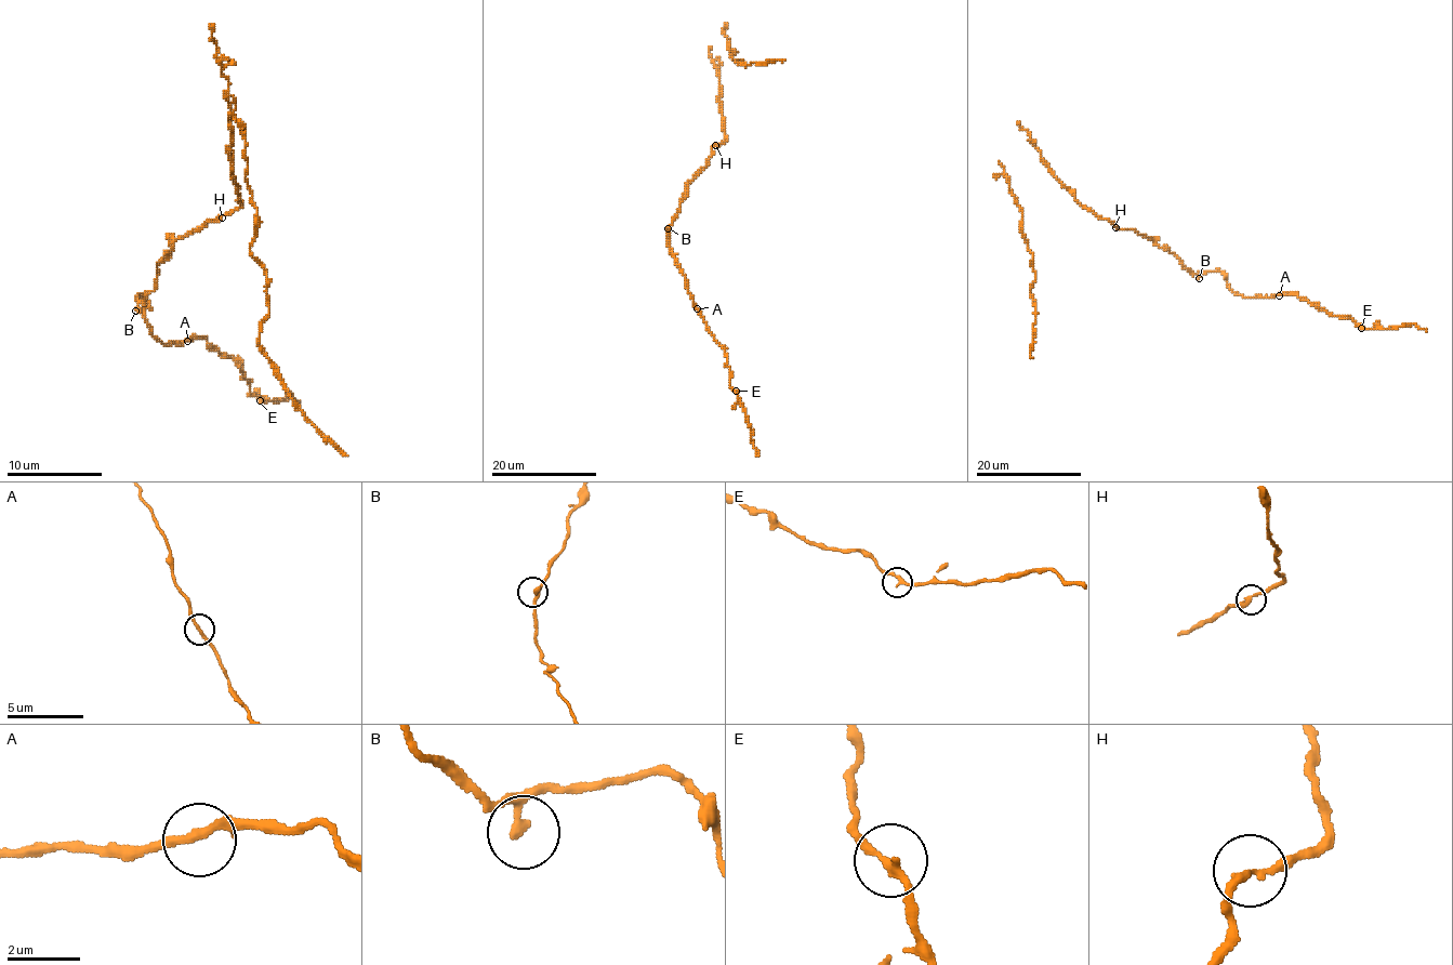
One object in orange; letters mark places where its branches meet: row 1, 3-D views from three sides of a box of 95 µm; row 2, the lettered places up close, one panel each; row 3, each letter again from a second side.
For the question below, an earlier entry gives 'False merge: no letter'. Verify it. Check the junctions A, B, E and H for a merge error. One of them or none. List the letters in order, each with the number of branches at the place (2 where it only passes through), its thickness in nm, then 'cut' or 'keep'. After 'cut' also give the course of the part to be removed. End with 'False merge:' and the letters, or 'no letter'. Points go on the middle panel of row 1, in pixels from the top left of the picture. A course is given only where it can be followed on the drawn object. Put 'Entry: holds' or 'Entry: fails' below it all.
A: 2 branches meet; 220 nm thick; keep
B: 2 branches meet; 200 nm thick; keep
E: 2 branches meet; 220 nm thick; keep
H: 2 branches meet; 220 nm thick; keep
False merge: no letter
Entry: holds

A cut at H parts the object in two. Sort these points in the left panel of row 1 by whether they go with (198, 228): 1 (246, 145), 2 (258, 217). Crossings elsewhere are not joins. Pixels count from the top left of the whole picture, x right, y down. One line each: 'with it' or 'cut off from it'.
1: with it
2: with it

